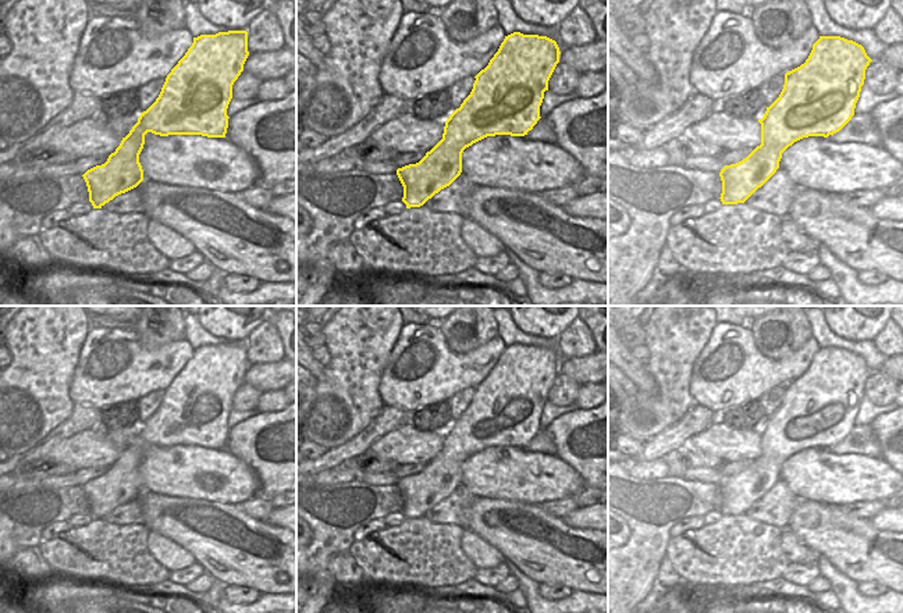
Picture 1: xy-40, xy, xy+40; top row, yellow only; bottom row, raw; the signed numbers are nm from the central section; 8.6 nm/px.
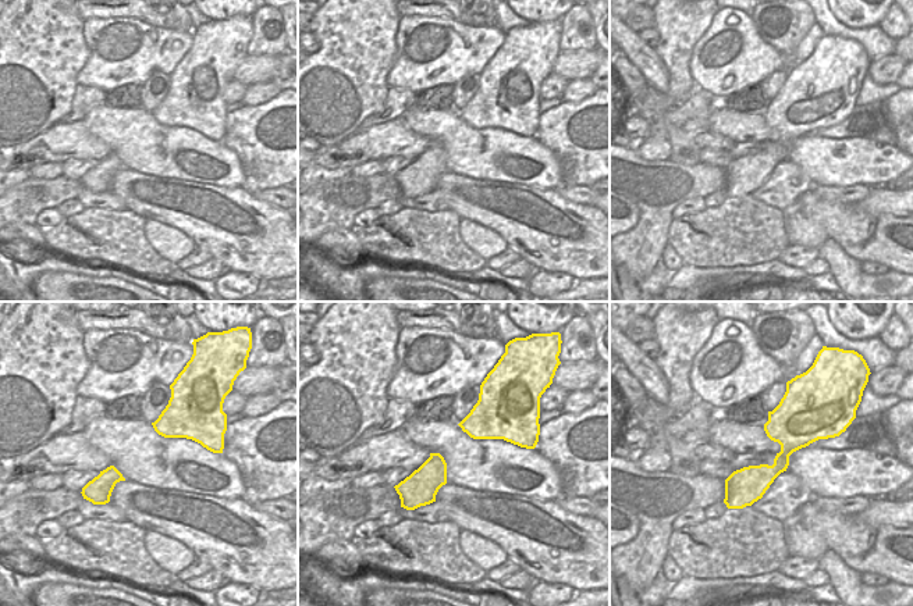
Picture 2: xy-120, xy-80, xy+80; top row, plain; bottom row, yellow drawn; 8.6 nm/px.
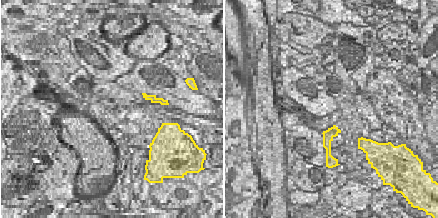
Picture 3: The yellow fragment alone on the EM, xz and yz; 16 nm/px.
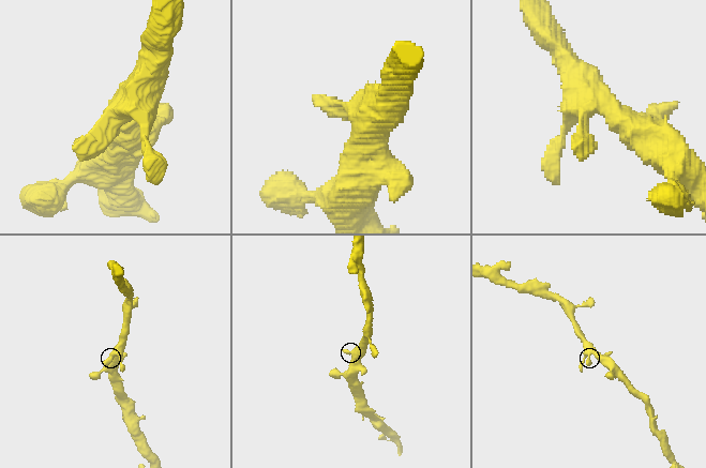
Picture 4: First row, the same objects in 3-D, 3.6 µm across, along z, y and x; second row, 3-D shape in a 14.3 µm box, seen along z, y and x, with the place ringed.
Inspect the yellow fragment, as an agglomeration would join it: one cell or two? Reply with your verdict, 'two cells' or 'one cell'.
one cell

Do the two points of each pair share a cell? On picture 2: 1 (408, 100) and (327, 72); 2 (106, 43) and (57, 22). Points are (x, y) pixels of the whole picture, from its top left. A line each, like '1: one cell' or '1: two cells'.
1: two cells
2: two cells

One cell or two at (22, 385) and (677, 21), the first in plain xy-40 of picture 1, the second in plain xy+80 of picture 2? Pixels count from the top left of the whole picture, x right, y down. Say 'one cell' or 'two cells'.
one cell

